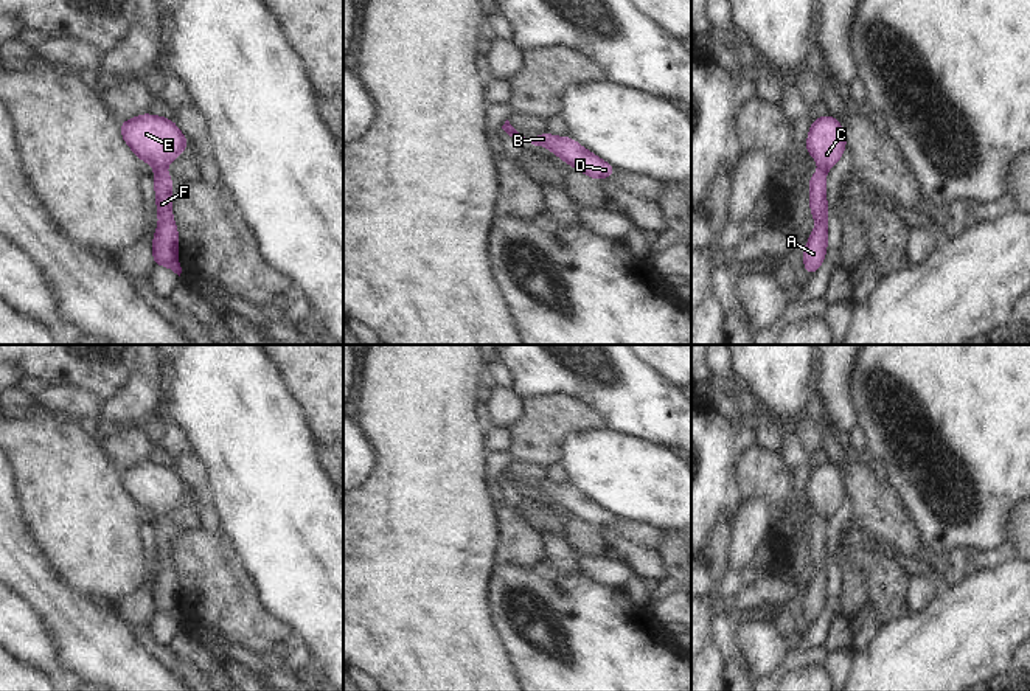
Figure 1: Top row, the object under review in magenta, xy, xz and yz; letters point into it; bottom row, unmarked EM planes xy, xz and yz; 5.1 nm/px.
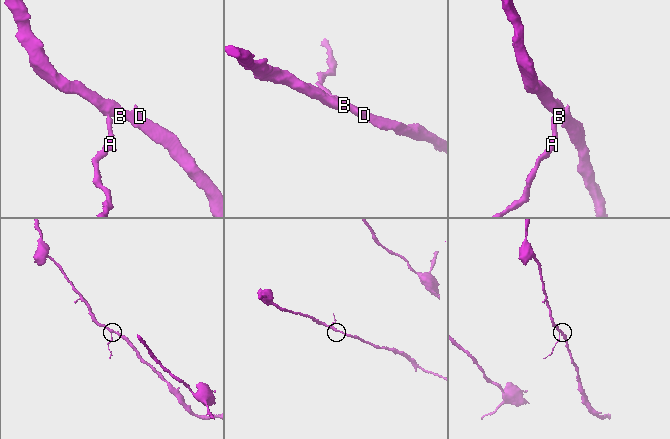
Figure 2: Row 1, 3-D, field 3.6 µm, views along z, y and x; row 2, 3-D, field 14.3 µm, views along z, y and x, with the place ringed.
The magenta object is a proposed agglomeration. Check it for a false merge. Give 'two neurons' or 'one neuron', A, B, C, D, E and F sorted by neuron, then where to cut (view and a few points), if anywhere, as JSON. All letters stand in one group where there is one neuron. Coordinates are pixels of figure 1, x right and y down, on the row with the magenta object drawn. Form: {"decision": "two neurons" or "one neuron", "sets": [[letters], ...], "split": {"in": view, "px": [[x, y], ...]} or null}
{"decision": "two neurons", "sets": [["A", "F"], ["B", "C", "D", "E"]], "split": {"in": "xy", "px": [[163, 166], [156, 170]]}}

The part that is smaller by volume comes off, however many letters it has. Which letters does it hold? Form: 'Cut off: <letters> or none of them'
Cut off: A, F

